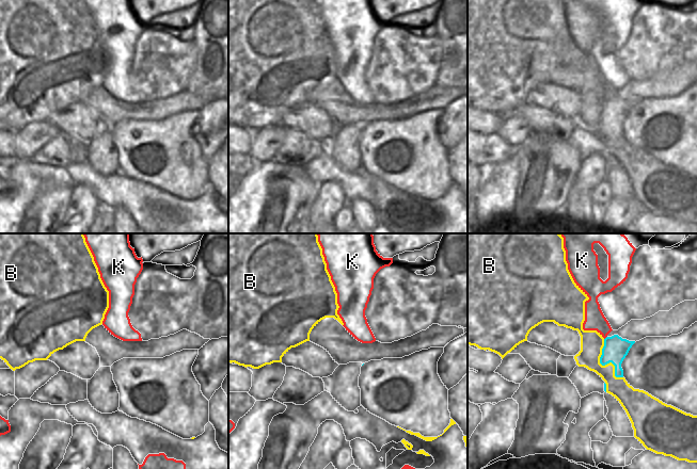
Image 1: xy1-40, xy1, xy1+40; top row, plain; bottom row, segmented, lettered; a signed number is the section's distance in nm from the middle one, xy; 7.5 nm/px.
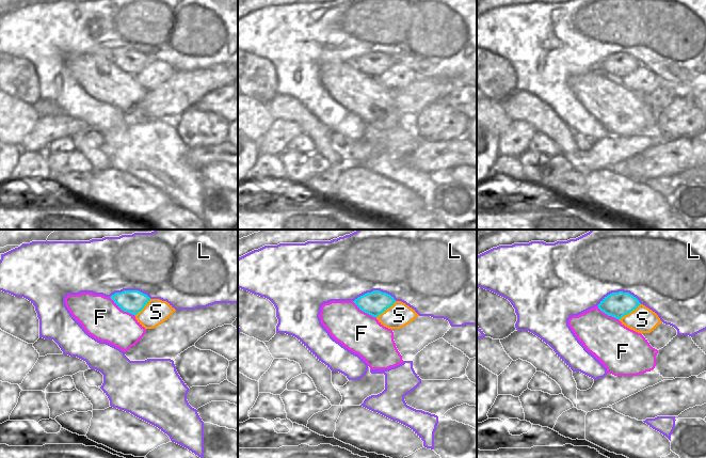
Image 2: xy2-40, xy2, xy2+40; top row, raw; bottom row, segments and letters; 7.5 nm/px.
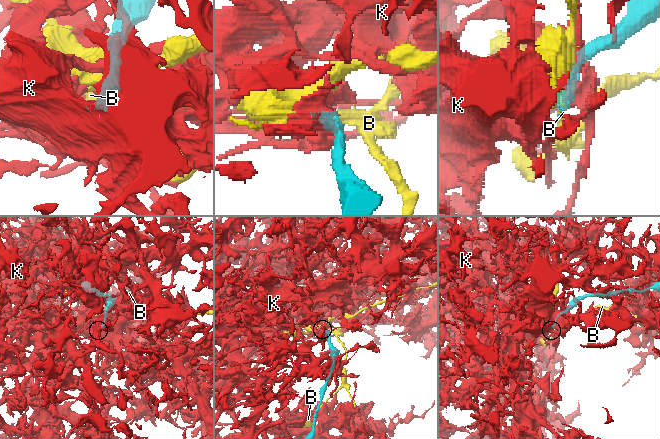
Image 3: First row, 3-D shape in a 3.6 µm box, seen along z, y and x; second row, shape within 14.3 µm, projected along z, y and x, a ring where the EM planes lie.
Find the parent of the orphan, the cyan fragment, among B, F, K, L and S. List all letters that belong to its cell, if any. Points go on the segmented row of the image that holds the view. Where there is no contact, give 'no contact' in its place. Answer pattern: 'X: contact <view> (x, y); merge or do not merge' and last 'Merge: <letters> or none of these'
B: contact xy1+40 (604, 365); do not merge
F: contact xy2-40 (122, 309); do not merge
K: contact xy1+40 (605, 338); do not merge
L: contact xy2+40 (619, 291); do not merge
S: contact xy2 (385, 309); do not merge
Merge: none of these

